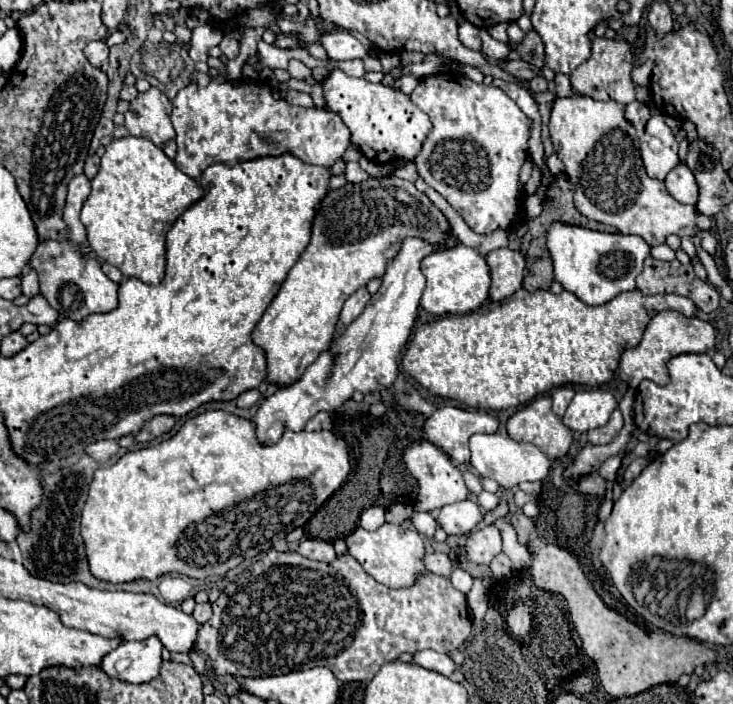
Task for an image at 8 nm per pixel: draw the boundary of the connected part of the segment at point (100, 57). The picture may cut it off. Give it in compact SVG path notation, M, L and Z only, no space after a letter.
M99 40L99 42L89 42L89 44L85 46L85 56L87 56L87 60L89 60L93 66L101 66L101 64L109 58L109 48L107 48L107 44L105 44L103 40Z

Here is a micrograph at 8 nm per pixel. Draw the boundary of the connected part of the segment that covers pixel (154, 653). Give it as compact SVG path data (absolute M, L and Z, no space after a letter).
M149 638L149 642L121 642L117 650L101 660L101 668L111 678L129 684L143 684L159 676L161 650L163 646L157 638Z

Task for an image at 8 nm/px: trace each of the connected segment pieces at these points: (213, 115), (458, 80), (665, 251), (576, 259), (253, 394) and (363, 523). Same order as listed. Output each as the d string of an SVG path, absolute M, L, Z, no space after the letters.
M211 80L207 86L197 86L191 82L173 98L171 122L175 130L177 156L175 164L181 172L199 180L201 174L213 164L229 164L235 166L239 162L247 162L263 156L283 156L293 154L299 160L315 166L323 166L331 170L331 166L343 156L343 152L351 146L351 134L341 118L329 110L301 108L293 106L287 100L273 98L273 86L265 80L239 80L239 82L215 82Z
M433 74L419 80L417 88L411 92L411 102L419 106L433 122L433 130L423 142L421 152L415 156L415 166L419 176L437 190L467 222L467 226L477 234L493 234L497 228L505 230L521 242L527 232L527 222L523 216L523 196L519 184L519 170L529 154L531 138L531 118L499 88L475 84L465 76Z
M665 244L653 246L651 248L651 256L657 258L657 260L675 260L675 252L669 246L665 246Z
M551 224L547 248L555 266L555 280L579 300L591 306L605 304L617 294L635 290L635 278L643 270L643 262L649 256L649 246L639 236L625 234L605 234L597 230L587 230L581 226Z
M247 390L247 392L243 392L243 394L235 400L235 404L237 404L239 408L251 408L257 400L261 400L259 390Z
M371 506L369 510L365 510L359 520L359 526L365 530L377 530L383 524L385 524L385 510L379 506Z

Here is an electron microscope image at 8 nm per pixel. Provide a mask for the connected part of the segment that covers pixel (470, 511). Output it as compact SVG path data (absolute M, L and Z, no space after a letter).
M465 498L441 508L437 522L447 534L469 534L481 522L481 506L473 498Z

